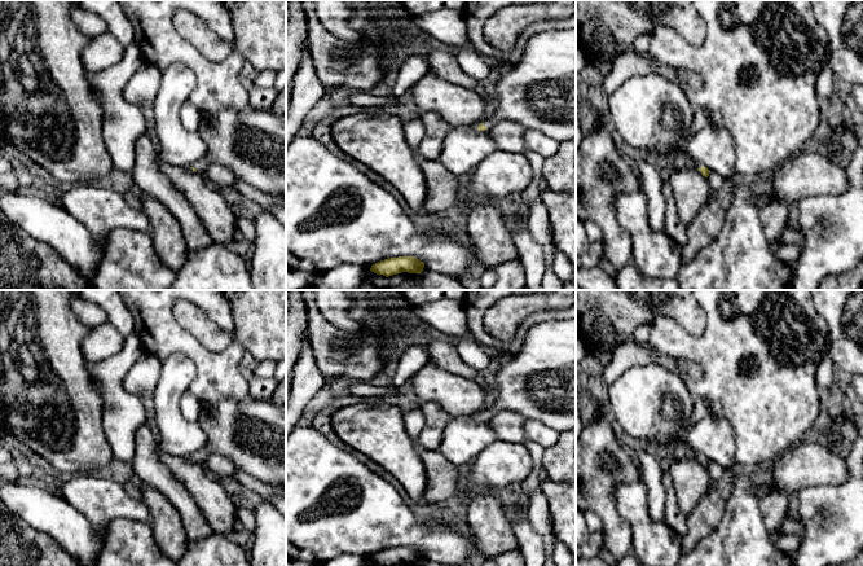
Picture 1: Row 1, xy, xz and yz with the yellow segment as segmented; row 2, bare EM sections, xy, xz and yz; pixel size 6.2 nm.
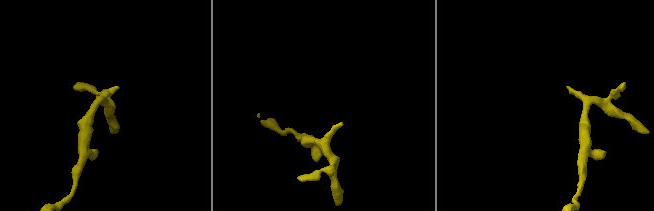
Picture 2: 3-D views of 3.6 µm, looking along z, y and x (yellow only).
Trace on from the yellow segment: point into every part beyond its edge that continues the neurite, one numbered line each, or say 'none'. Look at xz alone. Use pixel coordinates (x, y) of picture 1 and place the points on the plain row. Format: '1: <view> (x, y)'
1: xz (538, 382)

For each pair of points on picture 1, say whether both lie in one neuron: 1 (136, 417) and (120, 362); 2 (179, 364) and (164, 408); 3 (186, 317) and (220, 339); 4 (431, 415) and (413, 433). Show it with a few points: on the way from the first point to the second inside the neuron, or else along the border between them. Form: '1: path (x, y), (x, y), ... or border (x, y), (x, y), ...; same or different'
1: path (122, 403), (115, 396), (115, 376); same
2: path (176, 374), (166, 398); same
3: path (194, 320), (212, 337); same
4: border (421, 407), (423, 426), (417, 447); different

